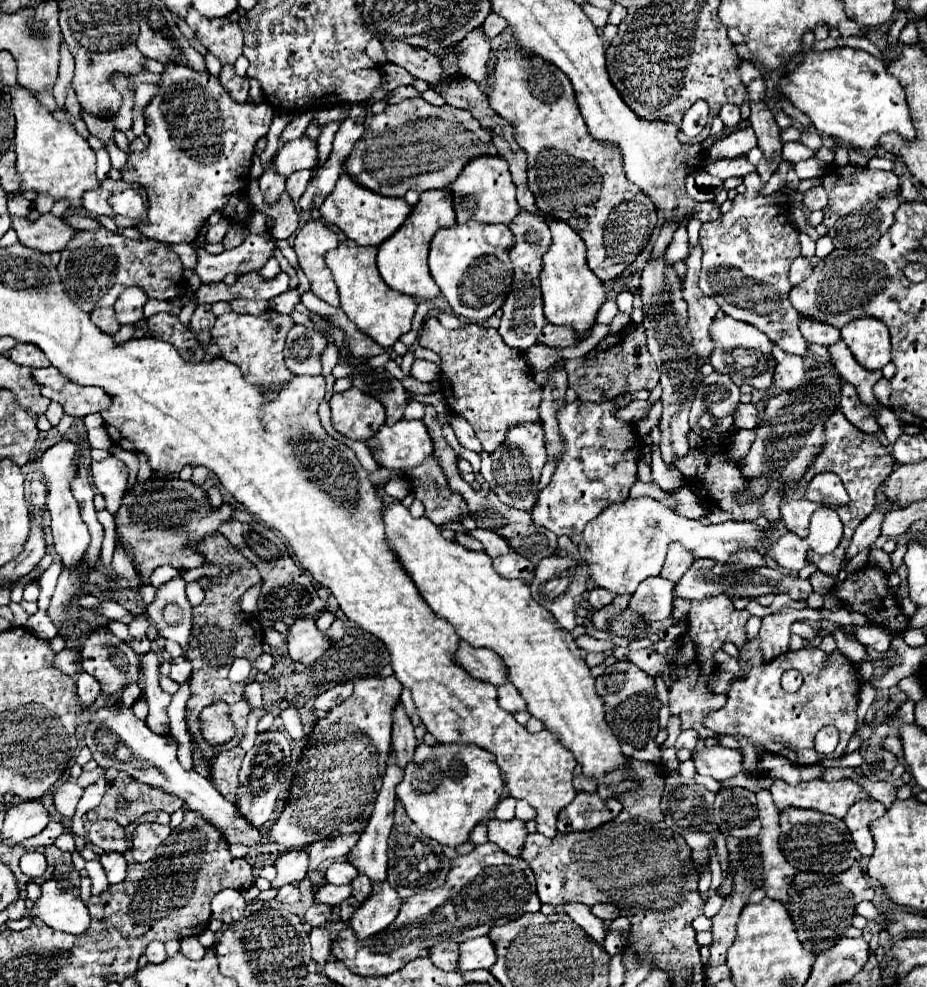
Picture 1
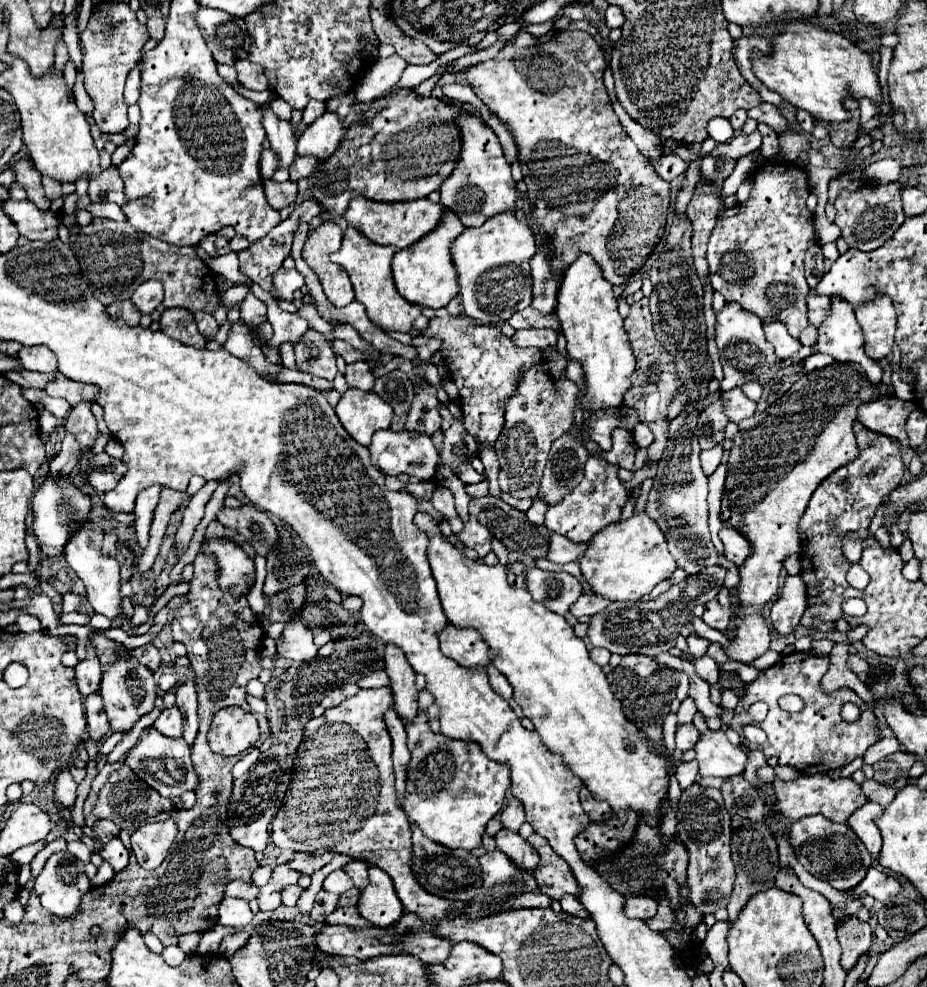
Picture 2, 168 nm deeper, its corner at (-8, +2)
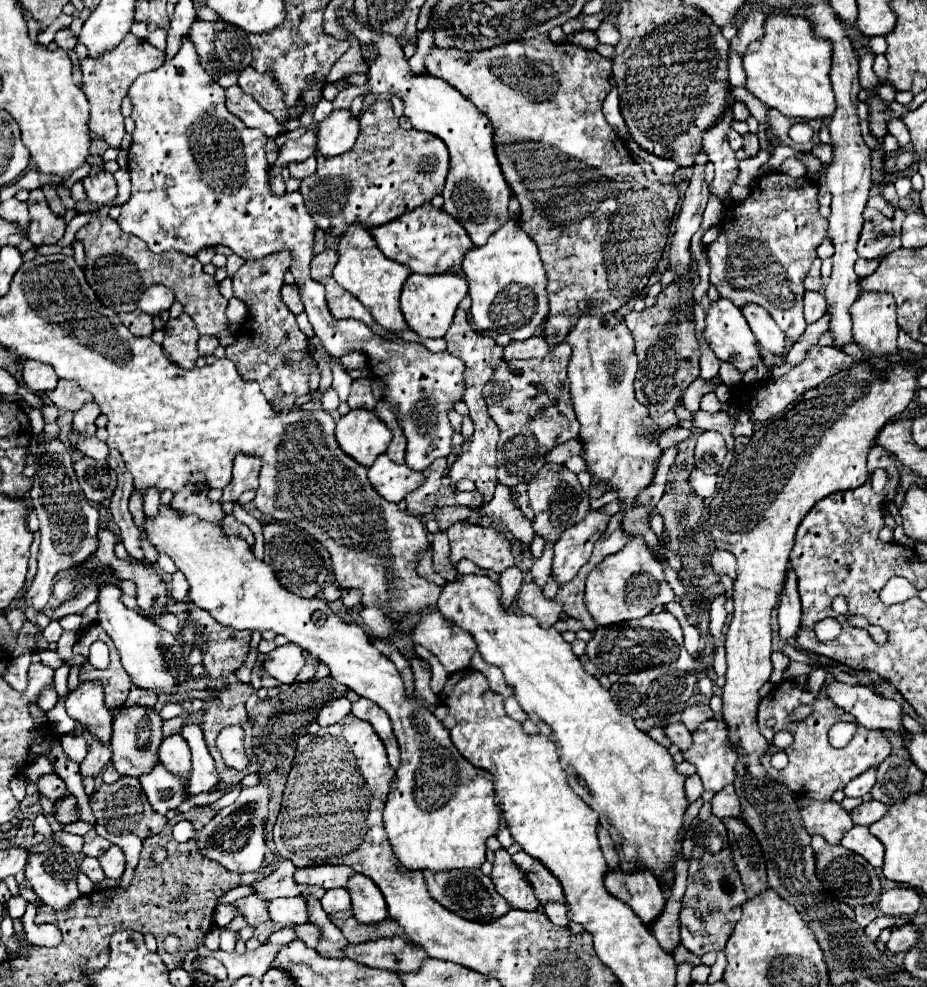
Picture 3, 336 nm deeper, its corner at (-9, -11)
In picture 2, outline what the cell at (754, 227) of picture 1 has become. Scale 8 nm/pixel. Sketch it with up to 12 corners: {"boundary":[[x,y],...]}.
{"boundary":[[797,163],[759,165],[707,245],[713,289],[795,339],[815,245]]}

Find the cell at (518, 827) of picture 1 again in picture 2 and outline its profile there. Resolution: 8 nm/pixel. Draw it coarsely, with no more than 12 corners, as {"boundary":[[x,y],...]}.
{"boundary":[[501,829],[497,849],[523,871],[535,871],[539,855],[517,833]]}

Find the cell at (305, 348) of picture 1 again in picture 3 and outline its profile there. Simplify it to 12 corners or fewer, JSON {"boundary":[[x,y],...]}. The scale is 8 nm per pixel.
{"boundary":[[334,388],[322,394],[322,408],[334,412],[338,408],[338,394]]}

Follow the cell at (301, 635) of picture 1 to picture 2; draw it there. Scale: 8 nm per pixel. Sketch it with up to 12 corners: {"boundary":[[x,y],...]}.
{"boundary":[[285,623],[277,655],[291,661],[317,657],[311,629]]}

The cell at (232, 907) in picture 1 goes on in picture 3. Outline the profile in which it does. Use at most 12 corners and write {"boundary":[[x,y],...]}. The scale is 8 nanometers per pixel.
{"boundary":[[220,928],[220,950],[234,952],[232,928]]}

